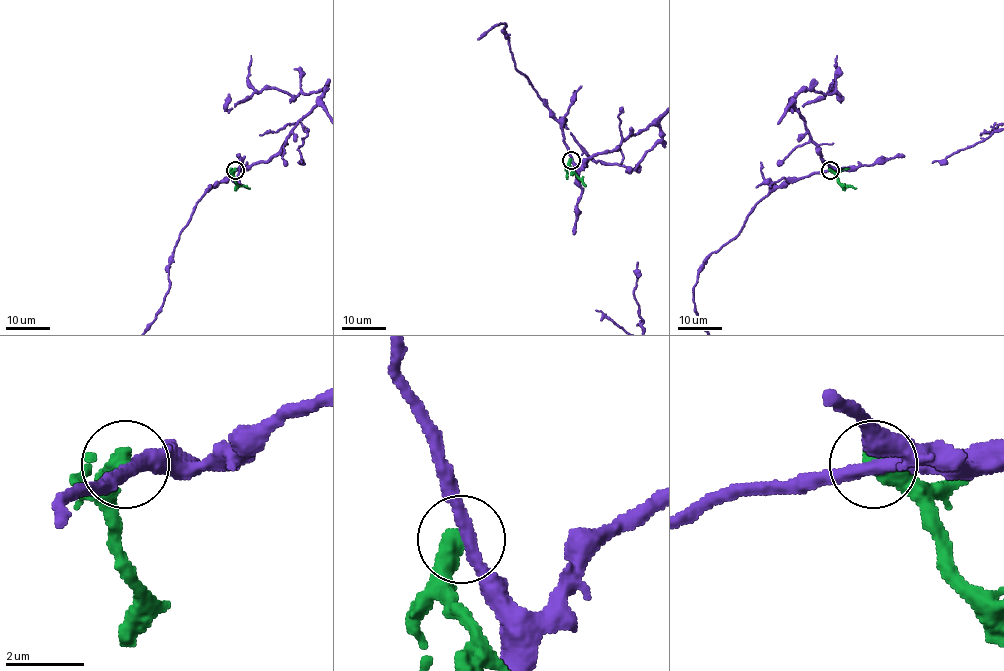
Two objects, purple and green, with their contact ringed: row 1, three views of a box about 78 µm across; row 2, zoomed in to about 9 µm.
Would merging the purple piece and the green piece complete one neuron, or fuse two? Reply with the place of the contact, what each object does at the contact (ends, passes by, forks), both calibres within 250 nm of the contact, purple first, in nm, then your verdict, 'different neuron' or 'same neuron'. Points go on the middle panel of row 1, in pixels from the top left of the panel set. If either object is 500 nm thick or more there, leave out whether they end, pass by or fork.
at (571, 160); 320 nm thick on the purple side, 550 nm on the other; different neuron

